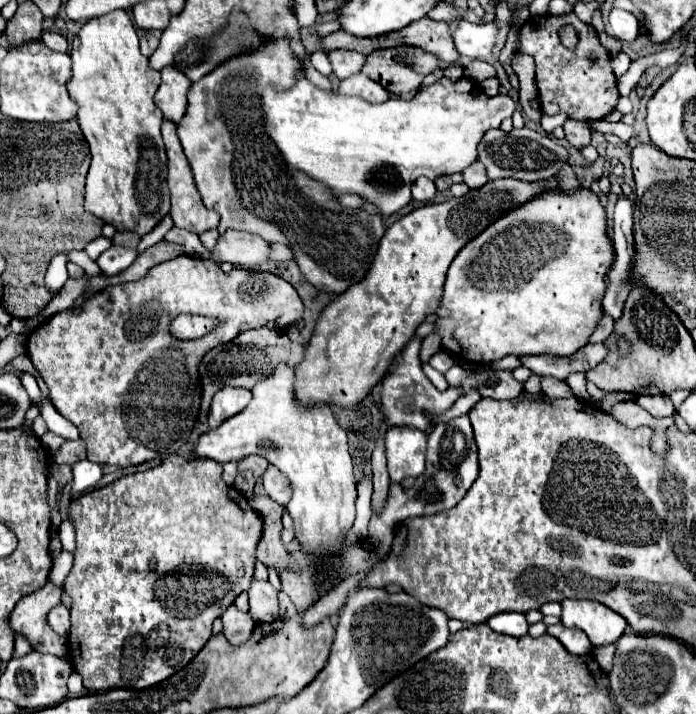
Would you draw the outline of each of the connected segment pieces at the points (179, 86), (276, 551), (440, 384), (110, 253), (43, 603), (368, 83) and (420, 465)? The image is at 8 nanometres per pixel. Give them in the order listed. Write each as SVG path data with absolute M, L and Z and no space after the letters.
M173 67L161 71L161 85L155 93L155 105L163 111L165 119L179 123L187 109L187 89L191 81Z
M255 495L255 497L249 499L249 503L255 505L255 509L261 513L261 517L265 521L263 541L259 541L257 559L267 569L273 569L279 577L285 571L291 571L291 573L299 575L301 573L301 565L297 561L293 561L289 551L281 543L281 529L283 529L281 515L283 515L283 507L279 507L275 501L271 501L271 497L265 497L265 495Z
M427 363L423 365L423 371L425 371L425 375L427 375L429 379L431 379L431 383L433 383L433 385L435 385L435 387L437 387L439 391L445 391L445 389L449 387L449 383L447 383L447 379L445 379L445 377L443 377L443 375L441 375L439 371L435 371L433 367L429 367Z
M109 247L107 251L103 251L97 259L97 265L101 269L103 275L113 277L117 273L121 273L123 269L127 269L137 257L135 249L125 249L125 247Z
M47 583L43 589L23 597L9 615L9 627L25 635L31 651L65 657L67 637L59 637L47 623L47 613L61 603L61 589Z
M353 75L353 77L343 79L339 85L339 93L361 97L369 103L383 103L389 99L389 91L365 75Z
M389 427L385 433L385 457L391 483L401 483L405 477L419 477L425 469L425 451L427 451L427 433L411 427Z

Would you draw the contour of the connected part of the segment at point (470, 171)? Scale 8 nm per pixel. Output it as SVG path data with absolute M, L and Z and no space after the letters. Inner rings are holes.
M475 161L471 167L467 167L467 171L463 173L463 179L469 185L469 189L479 189L489 181L485 173L485 165L481 161Z

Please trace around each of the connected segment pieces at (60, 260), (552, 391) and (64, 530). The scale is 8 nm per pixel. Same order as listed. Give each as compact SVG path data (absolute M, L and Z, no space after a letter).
M59 253L59 255L55 255L55 257L51 259L49 269L47 269L47 277L45 277L45 283L47 283L47 287L49 287L51 291L59 291L59 289L65 285L65 281L69 279L67 267L65 267L67 261L69 261L67 253Z
M543 377L541 385L543 385L543 393L549 397L573 397L573 391L565 381L555 381L551 377Z
M69 519L61 523L61 527L59 527L59 539L61 539L63 549L73 553L73 549L75 549L75 533L73 533L73 525L71 525Z

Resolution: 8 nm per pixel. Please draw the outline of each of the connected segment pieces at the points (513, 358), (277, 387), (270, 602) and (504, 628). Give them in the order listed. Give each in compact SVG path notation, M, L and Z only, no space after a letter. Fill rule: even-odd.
M509 355L509 357L503 357L501 361L491 363L491 367L493 367L493 369L509 369L509 371L517 369L519 365L521 365L521 359L519 359L517 355Z
M281 363L275 369L273 377L259 381L251 389L253 399L239 415L233 415L231 419L223 421L217 429L209 429L195 441L187 459L213 459L217 463L229 463L229 461L237 463L249 455L261 455L261 457L269 459L271 465L281 469L293 485L293 497L291 497L287 509L291 513L295 537L297 537L301 549L309 557L317 557L323 563L327 557L337 555L347 545L345 535L355 521L357 489L355 489L355 481L353 481L353 463L351 463L351 455L349 455L347 433L345 433L345 429L341 429L337 425L331 409L329 407L301 407L295 401L293 373L295 373L293 367Z
M253 583L249 589L249 615L255 623L273 623L279 619L277 591L271 583Z
M507 611L507 613L497 613L493 615L487 625L503 635L513 635L513 637L521 637L527 633L527 621L523 613L515 613L515 611Z

